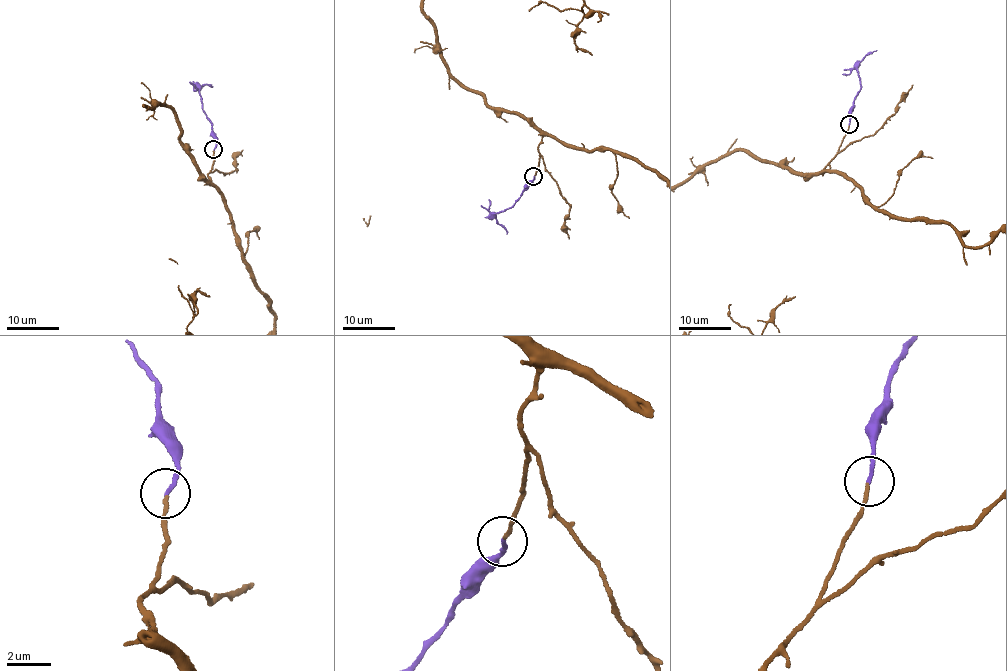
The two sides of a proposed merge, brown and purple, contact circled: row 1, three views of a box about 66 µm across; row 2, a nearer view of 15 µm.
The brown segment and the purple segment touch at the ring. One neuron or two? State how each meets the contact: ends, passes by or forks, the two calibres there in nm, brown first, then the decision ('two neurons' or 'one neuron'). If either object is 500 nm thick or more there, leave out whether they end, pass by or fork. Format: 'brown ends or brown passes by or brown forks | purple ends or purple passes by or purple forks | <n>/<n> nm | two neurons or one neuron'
brown ends | purple ends | 170/170 nm | one neuron

